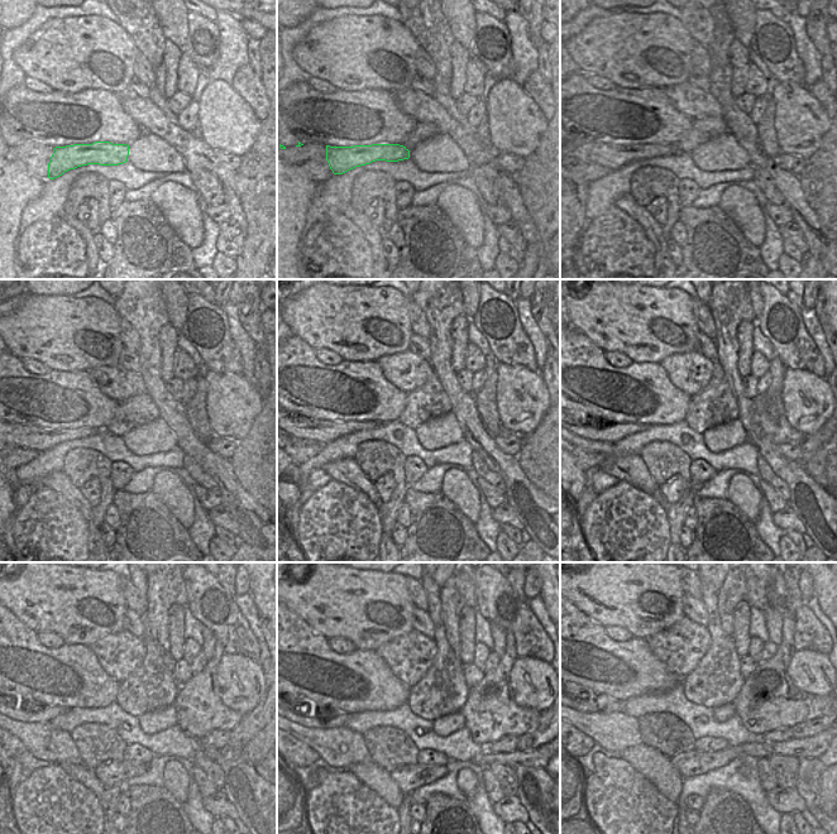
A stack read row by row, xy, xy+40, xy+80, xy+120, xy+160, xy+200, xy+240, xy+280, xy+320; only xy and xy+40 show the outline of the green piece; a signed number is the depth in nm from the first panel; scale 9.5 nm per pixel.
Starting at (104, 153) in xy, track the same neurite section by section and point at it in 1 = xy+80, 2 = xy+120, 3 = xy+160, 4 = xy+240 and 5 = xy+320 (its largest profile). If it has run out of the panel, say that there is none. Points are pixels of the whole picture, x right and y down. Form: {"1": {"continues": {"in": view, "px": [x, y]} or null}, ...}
{"1": {"continues": {"in": "xy+80", "px": [613, 157]}}, "2": {"continues": {"in": "xy+120", "px": [29, 436]}}, "3": {"continues": {"in": "xy+160", "px": [304, 430]}}, "4": {"continues": {"in": "xy+240", "px": [48, 713]}}, "5": {"continues": {"in": "xy+320", "px": [592, 703]}}}

